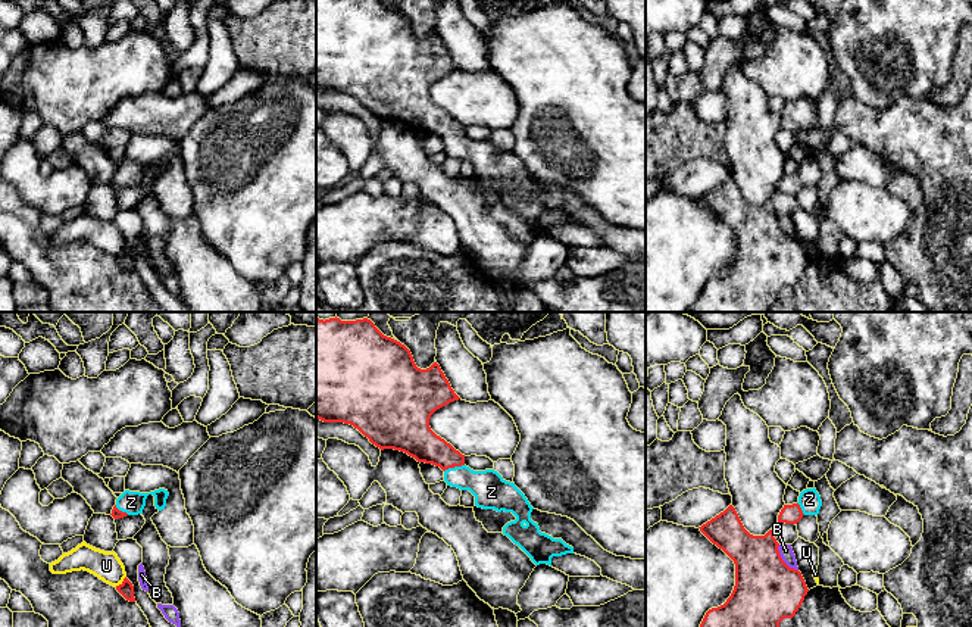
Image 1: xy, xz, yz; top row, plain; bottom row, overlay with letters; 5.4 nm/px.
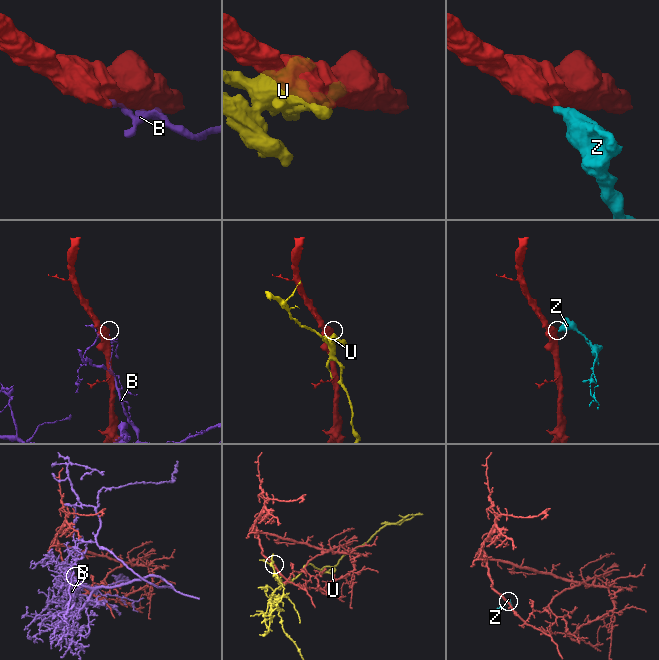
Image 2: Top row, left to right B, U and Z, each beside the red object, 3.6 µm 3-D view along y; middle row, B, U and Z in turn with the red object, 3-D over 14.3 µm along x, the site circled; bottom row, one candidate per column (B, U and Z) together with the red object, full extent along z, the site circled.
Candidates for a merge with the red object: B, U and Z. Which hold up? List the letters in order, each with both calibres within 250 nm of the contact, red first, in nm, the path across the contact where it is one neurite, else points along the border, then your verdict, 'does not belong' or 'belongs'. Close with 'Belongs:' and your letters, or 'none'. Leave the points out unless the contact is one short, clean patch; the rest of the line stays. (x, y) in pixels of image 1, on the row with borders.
B: calibres 360 and 80 nm; does not belong
U: calibres 80 and 160 nm; does not belong
Z: calibres 190 and 190 nm; way xz (418, 440), (437, 451), (453, 467), (491, 492); belongs
Belongs: Z

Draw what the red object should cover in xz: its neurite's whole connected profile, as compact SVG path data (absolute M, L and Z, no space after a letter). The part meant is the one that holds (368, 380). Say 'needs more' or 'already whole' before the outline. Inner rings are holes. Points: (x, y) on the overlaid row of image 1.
needs more; M316 318L316 418L324 422L344 422L357 428L372 444L407 453L418 462L432 464L444 471L447 486L469 490L475 506L512 512L516 520L503 527L503 534L518 545L535 565L551 567L553 556L573 553L562 539L541 533L531 520L532 506L525 495L497 471L474 471L465 465L465 455L437 436L429 427L431 415L460 397L451 389L440 365L416 366L410 350L384 336L368 319L341 321Z

